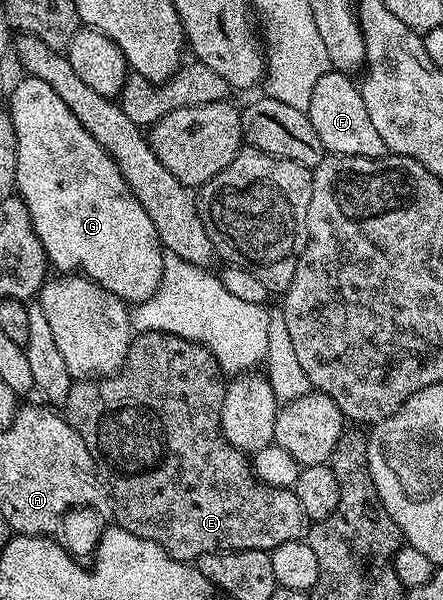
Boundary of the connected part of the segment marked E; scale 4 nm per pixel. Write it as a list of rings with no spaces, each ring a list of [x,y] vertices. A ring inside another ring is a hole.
[[[145,332],[136,335],[131,341],[125,362],[119,371],[111,376],[98,380],[74,381],[69,390],[69,398],[65,405],[65,418],[81,434],[85,446],[89,446],[91,455],[95,457],[106,487],[110,495],[119,505],[115,508],[118,527],[129,530],[129,534],[137,534],[149,542],[157,542],[171,555],[173,560],[195,562],[201,554],[210,552],[240,552],[241,550],[261,550],[270,552],[272,548],[281,546],[281,542],[293,542],[306,537],[309,531],[309,521],[305,510],[301,510],[301,502],[297,502],[297,494],[289,488],[271,488],[263,484],[253,471],[252,461],[248,453],[234,448],[223,436],[221,430],[221,406],[227,389],[224,373],[219,371],[215,357],[206,348],[191,343],[190,340],[180,340],[177,336],[164,336],[161,332]]]

